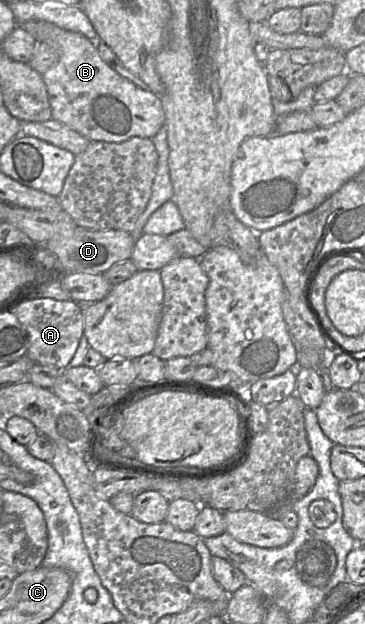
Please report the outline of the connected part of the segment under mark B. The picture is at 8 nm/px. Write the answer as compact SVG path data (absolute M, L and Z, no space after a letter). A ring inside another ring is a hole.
M30 20L27 21L22 25L24 29L29 32L37 42L45 42L52 46L58 55L58 60L54 65L52 65L47 71L42 74L44 83L47 88L49 102L52 111L52 118L58 120L70 128L74 129L90 141L105 141L105 142L112 142L112 143L119 143L126 141L132 137L141 137L141 138L150 138L152 139L153 136L160 130L160 128L165 124L165 113L163 109L163 103L161 100L161 96L155 94L150 89L143 89L132 83L131 81L127 80L126 78L122 77L119 73L117 73L113 68L111 68L99 55L96 42L88 39L81 33L73 32L69 30L65 30L56 26L53 23L44 21L44 20Z

